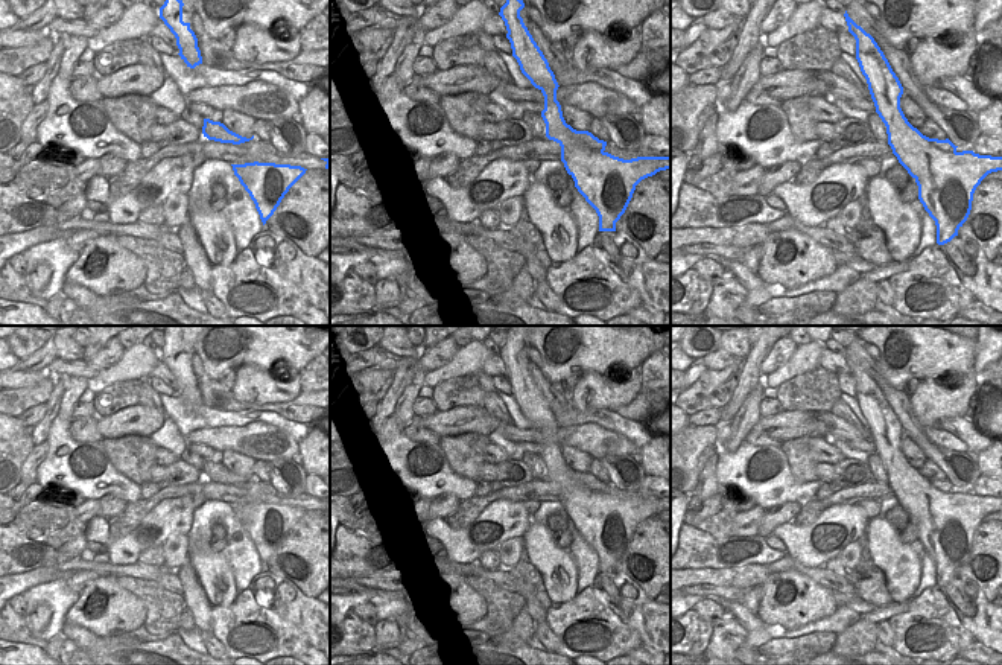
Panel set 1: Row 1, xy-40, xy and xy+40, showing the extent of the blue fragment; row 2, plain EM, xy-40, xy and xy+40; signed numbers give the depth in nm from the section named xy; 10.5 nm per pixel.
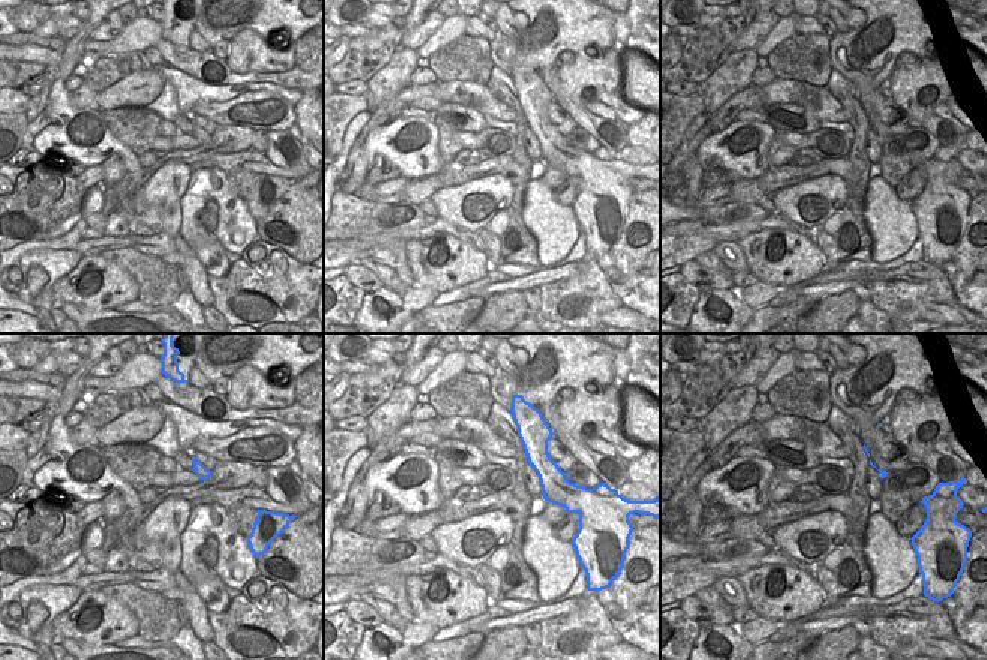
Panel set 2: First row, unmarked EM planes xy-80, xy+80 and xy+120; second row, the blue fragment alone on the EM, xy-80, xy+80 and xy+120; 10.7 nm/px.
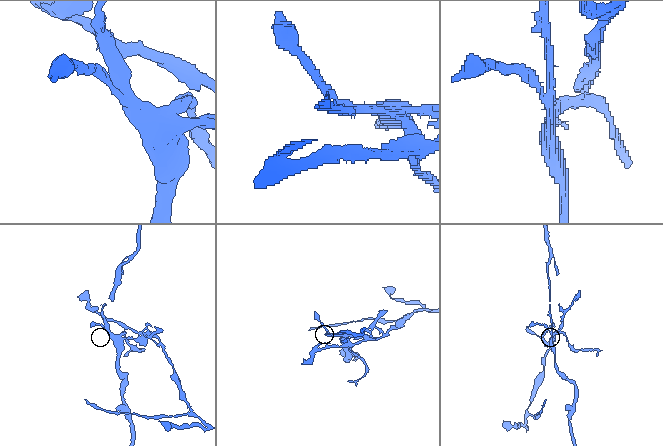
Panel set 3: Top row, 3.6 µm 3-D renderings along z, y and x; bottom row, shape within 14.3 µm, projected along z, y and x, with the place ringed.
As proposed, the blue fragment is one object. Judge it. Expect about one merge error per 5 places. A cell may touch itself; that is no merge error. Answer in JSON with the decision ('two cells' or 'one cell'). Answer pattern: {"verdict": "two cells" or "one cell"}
{"verdict": "two cells"}

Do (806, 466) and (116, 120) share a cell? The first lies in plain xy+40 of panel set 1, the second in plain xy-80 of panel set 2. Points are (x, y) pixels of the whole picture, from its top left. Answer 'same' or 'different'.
same

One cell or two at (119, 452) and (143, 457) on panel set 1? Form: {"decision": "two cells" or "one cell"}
{"decision": "one cell"}

